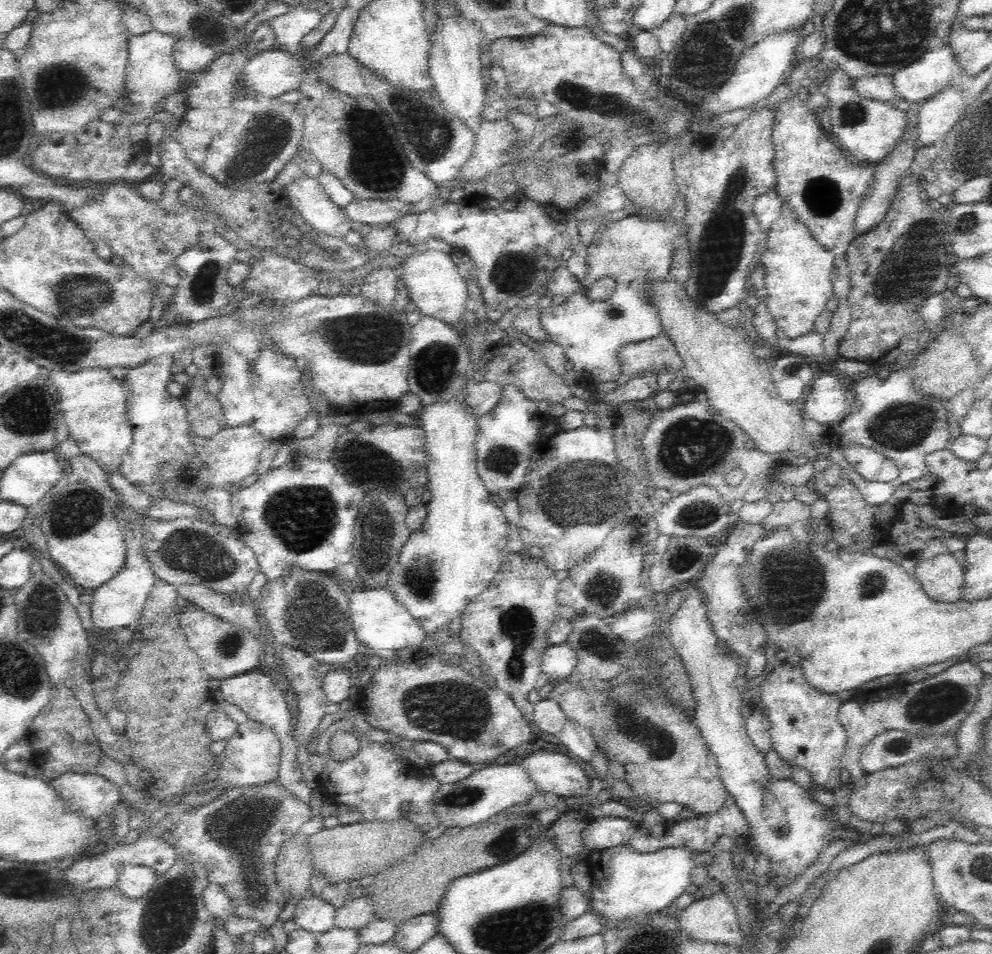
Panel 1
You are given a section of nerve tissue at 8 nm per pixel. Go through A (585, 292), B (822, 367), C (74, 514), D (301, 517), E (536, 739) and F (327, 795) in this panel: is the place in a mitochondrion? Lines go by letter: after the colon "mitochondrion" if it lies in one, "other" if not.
A: other
B: other
C: mitochondrion
D: mitochondrion
E: other
F: other

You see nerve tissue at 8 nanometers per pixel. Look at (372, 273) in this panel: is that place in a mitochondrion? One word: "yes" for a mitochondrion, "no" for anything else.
no

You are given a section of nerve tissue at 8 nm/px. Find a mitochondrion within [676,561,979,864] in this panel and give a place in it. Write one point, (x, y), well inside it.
(930, 709)

